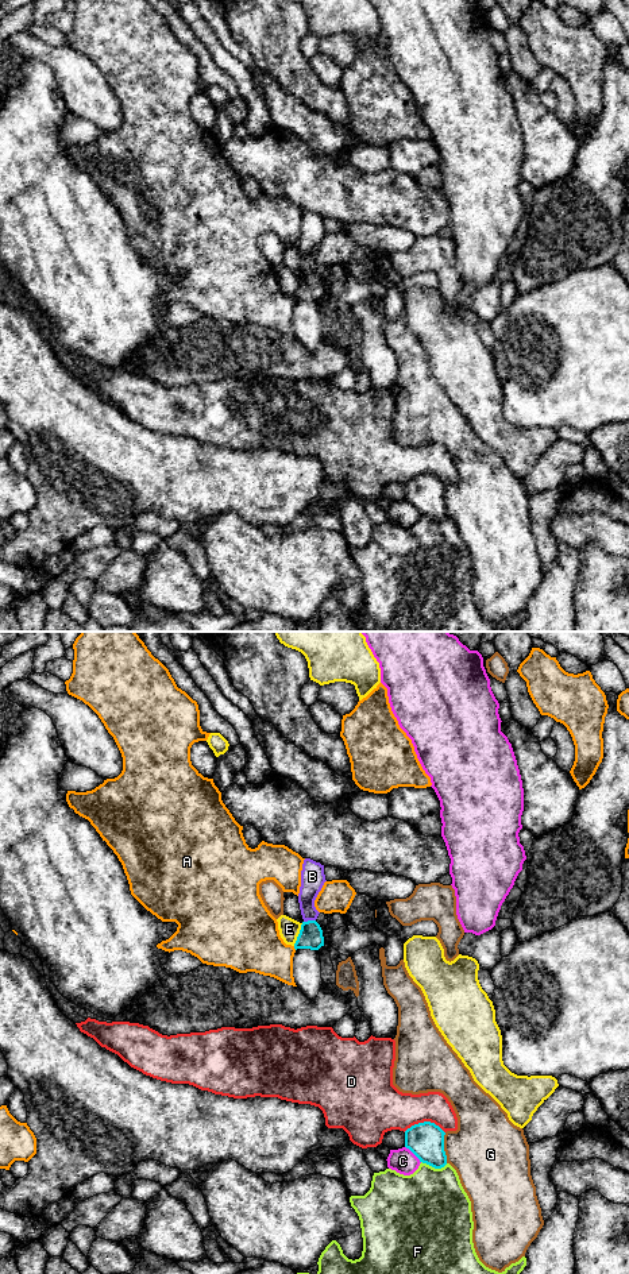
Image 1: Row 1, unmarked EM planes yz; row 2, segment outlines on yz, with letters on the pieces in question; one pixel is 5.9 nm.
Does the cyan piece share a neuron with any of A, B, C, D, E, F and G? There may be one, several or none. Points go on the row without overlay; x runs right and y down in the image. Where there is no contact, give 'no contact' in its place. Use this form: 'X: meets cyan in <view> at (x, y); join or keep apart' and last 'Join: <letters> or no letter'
A: meets cyan in yz at (294, 300); keep apart
B: meets cyan in yz at (309, 273); keep apart
C: meets cyan in yz at (413, 505); keep apart
D: meets cyan in yz at (424, 474); keep apart
E: meets cyan in yz at (298, 286); keep apart
F: meets cyan in yz at (435, 520); keep apart
G: meets cyan in yz at (443, 500); keep apart
Join: no letter

